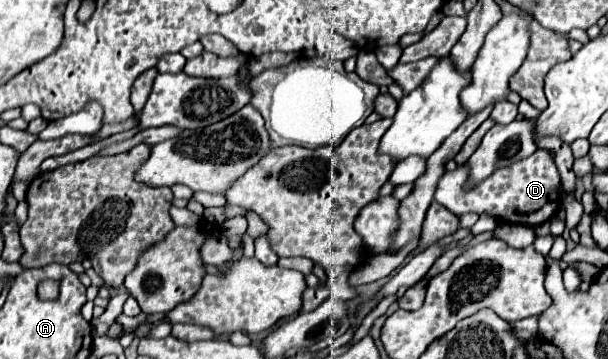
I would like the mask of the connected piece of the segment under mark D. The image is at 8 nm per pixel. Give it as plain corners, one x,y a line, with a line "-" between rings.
537,149
531,157
495,171
491,177
485,179
485,183
479,183
467,193
463,191
465,181
467,181
465,167
457,167
455,171
445,173
437,185
435,201
445,205
455,215
463,215
469,211
475,211
479,215
491,213
501,223
523,223
531,227
551,219
561,205
561,195
559,195
561,177
557,173
551,153
545,149

